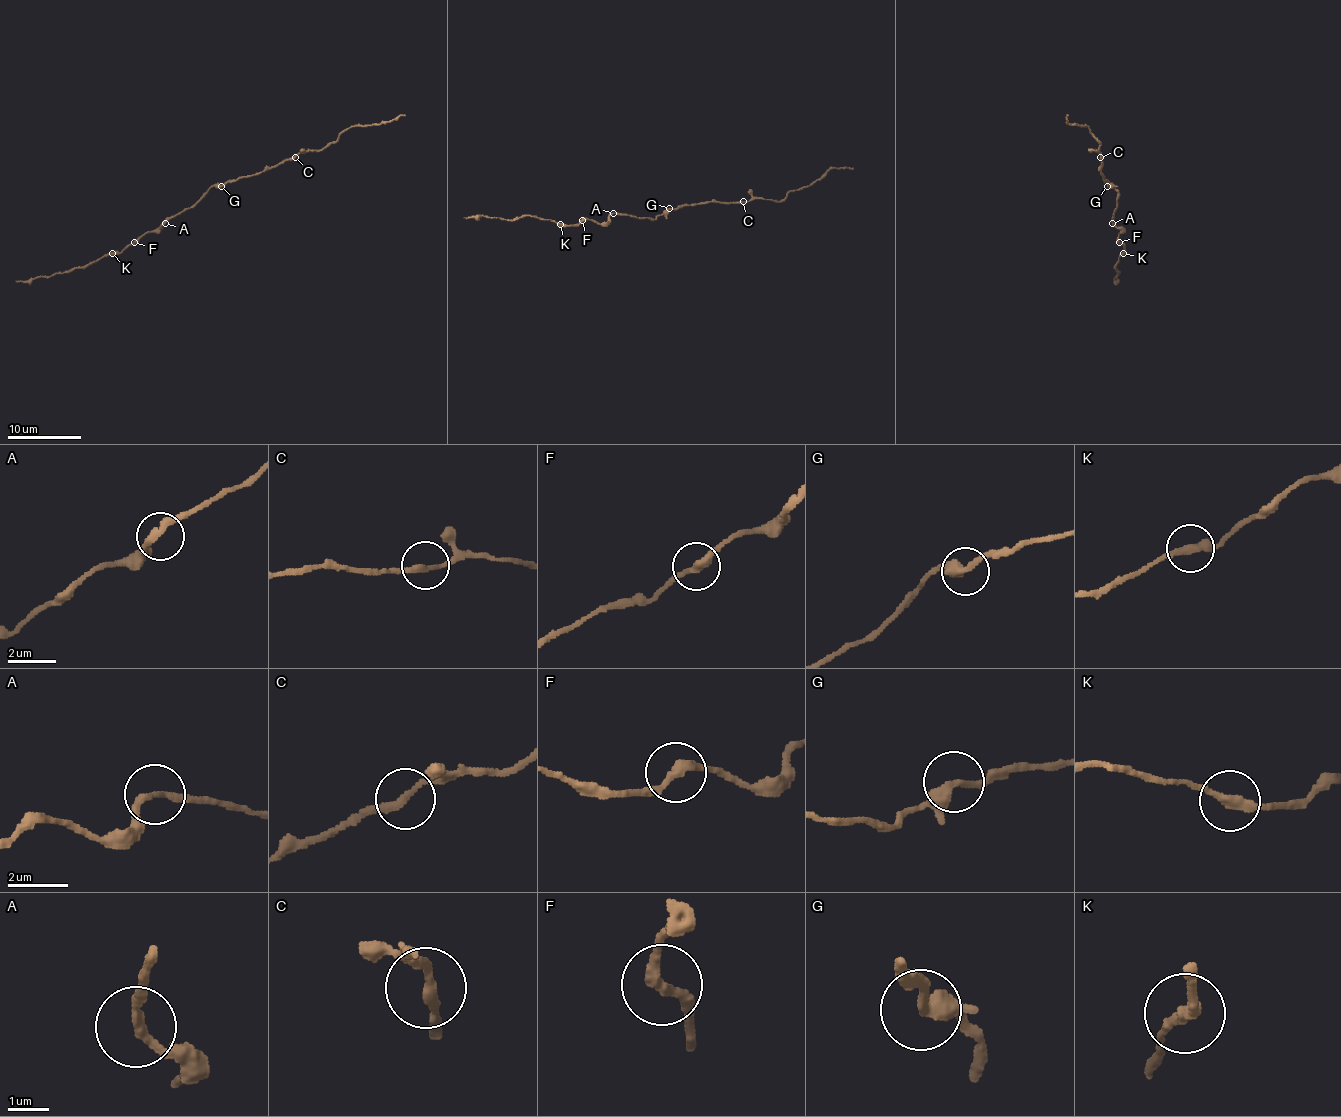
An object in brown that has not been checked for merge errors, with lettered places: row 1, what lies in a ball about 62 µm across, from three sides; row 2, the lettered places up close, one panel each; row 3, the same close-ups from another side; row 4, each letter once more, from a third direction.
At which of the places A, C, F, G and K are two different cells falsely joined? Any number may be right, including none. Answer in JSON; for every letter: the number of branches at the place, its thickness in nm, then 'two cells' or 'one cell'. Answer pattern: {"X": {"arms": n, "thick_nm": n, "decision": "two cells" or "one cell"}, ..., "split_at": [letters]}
{"A": {"arms": 2, "thick_nm": 240, "decision": "one cell"}, "C": {"arms": 2, "thick_nm": 240, "decision": "one cell"}, "F": {"arms": 2, "thick_nm": 280, "decision": "one cell"}, "G": {"arms": 3, "thick_nm": 280, "decision": "one cell"}, "K": {"arms": 2, "thick_nm": 320, "decision": "two cells"}, "split_at": ["K"]}

